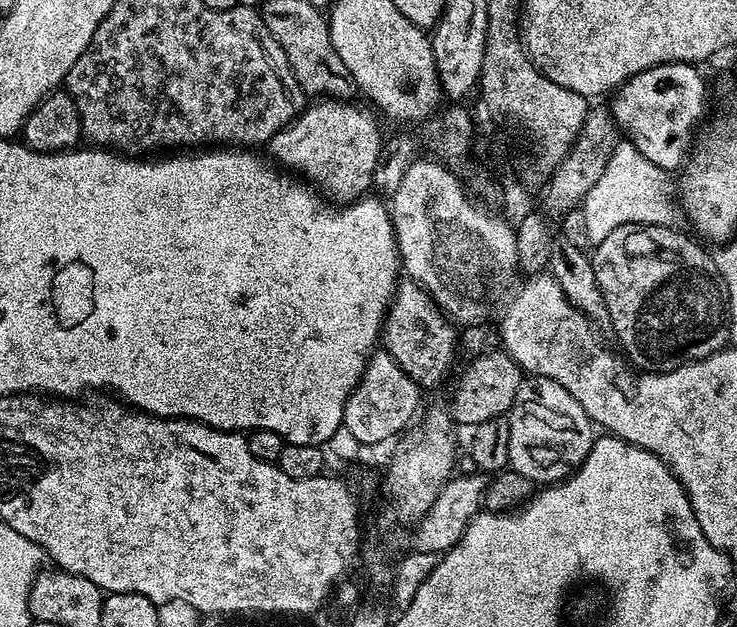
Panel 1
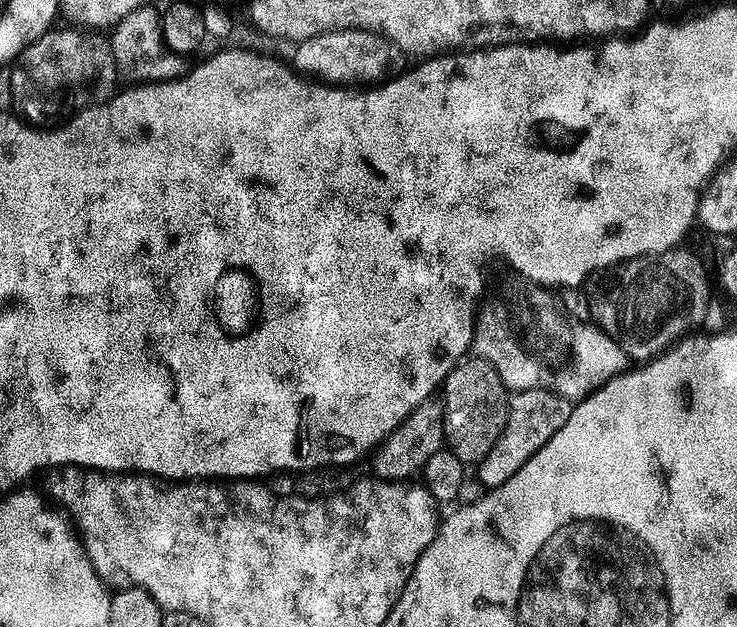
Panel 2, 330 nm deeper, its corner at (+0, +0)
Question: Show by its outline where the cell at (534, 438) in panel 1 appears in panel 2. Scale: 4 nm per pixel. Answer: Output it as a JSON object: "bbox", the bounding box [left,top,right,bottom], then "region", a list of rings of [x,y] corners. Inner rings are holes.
{"bbox":[477,388,573,489],"region":[[[531,388],[515,392],[509,397],[506,426],[486,458],[477,465],[477,479],[485,489],[497,488],[511,478],[518,469],[546,444],[570,418],[573,401],[548,388]]]}

